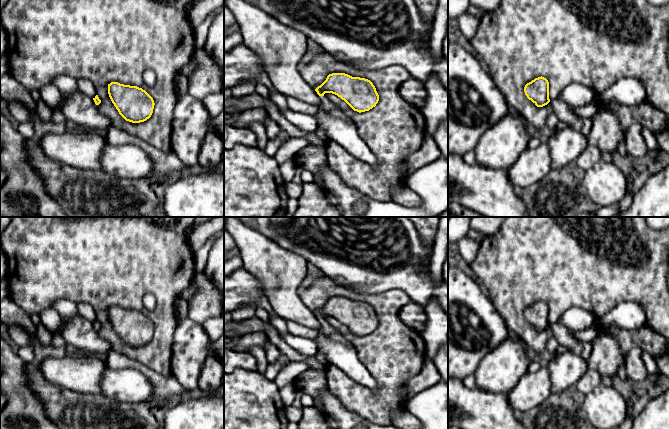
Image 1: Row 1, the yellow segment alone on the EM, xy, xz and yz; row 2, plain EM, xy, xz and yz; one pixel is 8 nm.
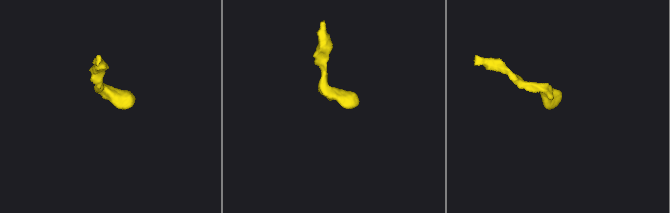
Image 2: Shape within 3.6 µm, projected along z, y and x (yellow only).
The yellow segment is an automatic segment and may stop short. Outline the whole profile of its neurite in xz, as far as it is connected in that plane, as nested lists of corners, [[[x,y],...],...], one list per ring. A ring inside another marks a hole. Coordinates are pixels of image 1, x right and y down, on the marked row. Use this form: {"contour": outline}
{"contour": [[[345,73],[329,74],[326,80],[315,91],[321,97],[320,105],[330,115],[346,121],[353,121],[324,94],[332,93],[344,100],[354,111],[369,111],[379,101],[379,95],[373,83],[365,78],[352,77]]]}

